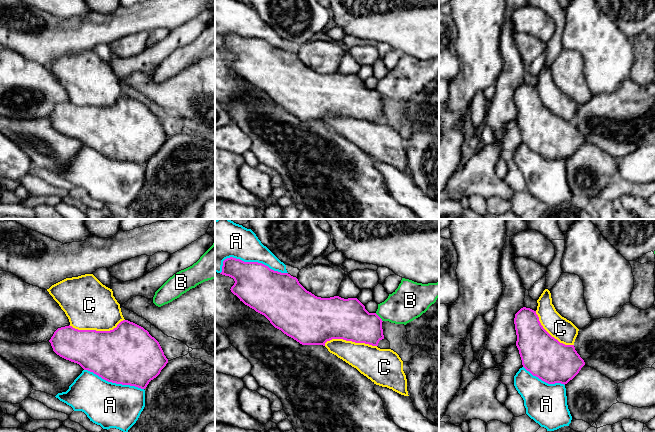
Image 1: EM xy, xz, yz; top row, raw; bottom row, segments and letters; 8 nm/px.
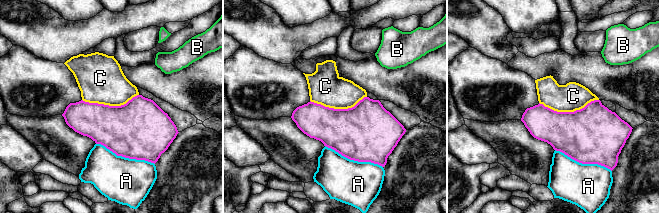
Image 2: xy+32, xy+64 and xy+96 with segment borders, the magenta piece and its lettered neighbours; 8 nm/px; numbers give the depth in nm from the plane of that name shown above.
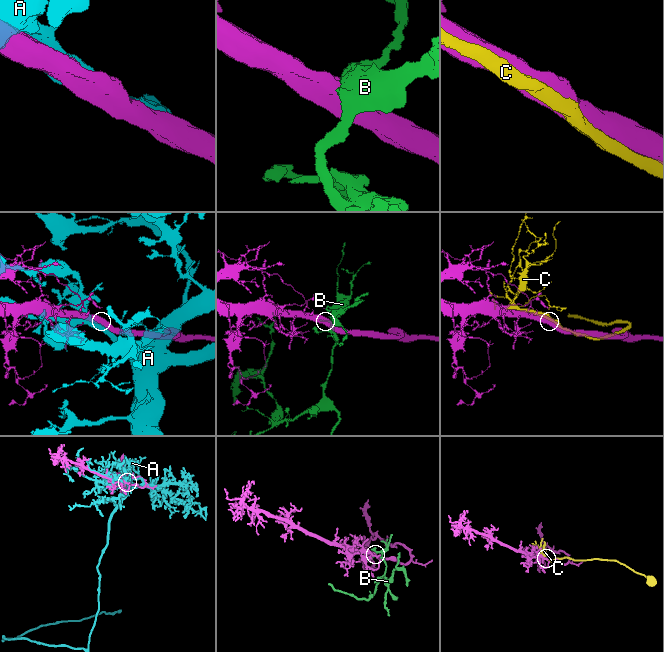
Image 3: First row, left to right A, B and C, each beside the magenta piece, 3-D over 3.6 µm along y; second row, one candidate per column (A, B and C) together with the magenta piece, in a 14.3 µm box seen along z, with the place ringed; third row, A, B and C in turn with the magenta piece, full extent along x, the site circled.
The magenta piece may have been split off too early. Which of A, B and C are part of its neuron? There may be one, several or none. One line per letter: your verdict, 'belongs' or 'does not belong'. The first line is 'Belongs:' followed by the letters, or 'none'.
Belongs: C
A: does not belong
B: does not belong
C: belongs

